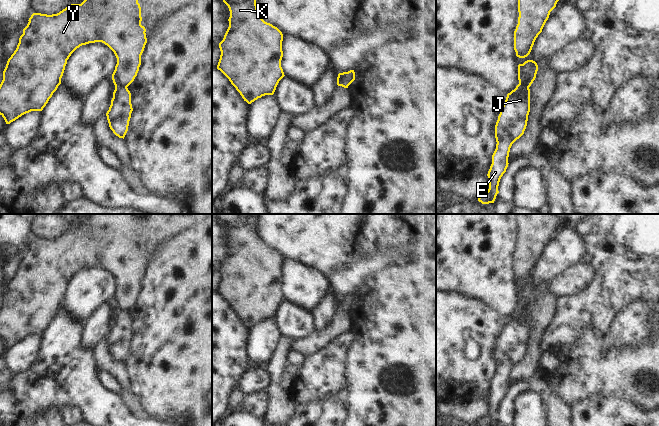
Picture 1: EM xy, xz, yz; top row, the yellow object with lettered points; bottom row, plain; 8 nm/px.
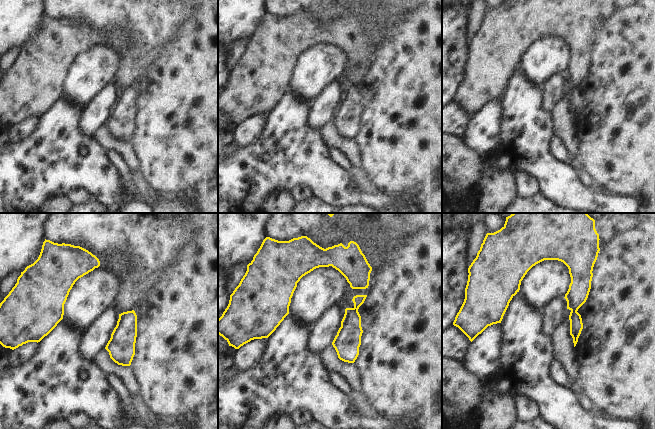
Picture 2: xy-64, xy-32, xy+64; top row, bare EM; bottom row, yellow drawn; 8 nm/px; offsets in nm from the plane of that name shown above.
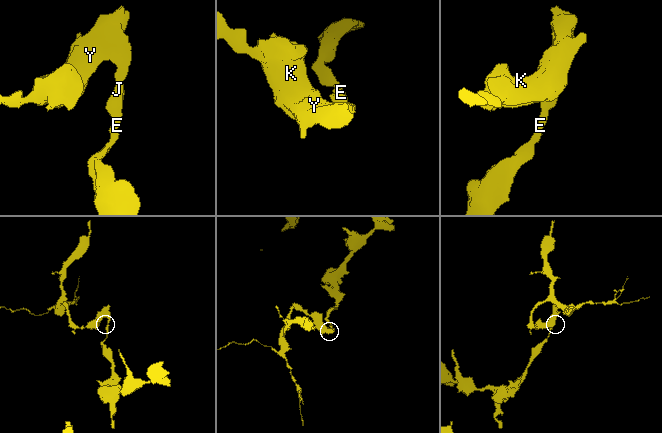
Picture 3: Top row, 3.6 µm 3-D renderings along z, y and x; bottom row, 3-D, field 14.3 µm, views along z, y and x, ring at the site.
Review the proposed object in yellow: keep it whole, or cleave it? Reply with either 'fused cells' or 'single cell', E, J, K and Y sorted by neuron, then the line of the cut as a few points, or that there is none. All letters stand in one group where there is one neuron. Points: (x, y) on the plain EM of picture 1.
fused cells; groups E J / K Y; cut xy (114, 307), (126, 311)

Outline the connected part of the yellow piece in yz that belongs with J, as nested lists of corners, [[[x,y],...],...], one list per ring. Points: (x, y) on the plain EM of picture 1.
[[[519,307],[507,318],[495,349],[496,373],[488,395],[489,413],[478,422],[479,426],[494,426],[501,401],[508,391],[512,368],[519,363],[527,350],[530,336],[530,313]]]

